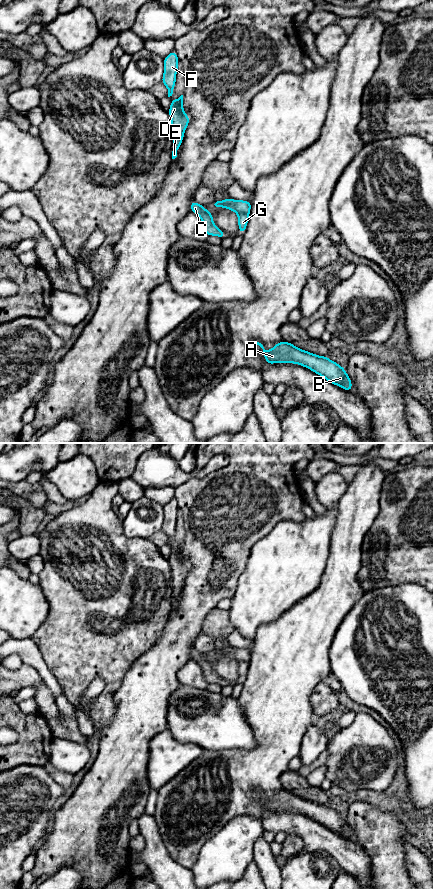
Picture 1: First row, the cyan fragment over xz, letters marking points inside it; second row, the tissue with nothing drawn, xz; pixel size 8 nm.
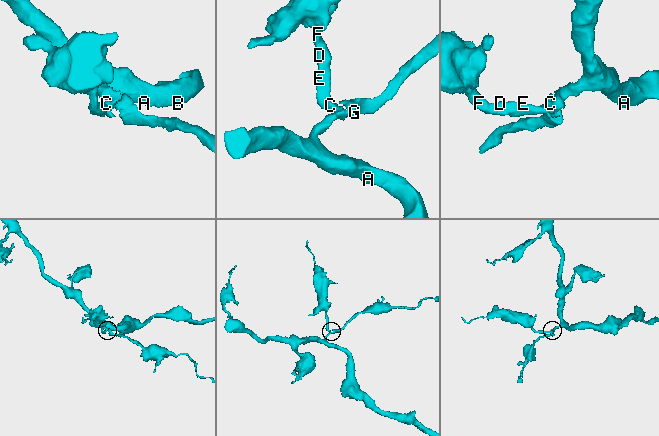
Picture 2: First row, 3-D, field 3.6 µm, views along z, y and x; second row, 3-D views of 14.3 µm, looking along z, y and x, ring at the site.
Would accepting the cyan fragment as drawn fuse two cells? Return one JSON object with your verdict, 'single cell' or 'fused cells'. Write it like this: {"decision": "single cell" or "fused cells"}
{"decision": "single cell"}

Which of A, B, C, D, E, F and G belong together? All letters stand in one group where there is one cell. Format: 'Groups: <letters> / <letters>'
Groups: A B C D E F G

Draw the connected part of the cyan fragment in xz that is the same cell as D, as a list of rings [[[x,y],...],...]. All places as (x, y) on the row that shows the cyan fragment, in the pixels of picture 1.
[[[181,95],[177,100],[171,100],[171,106],[168,111],[172,125],[172,159],[177,157],[177,151],[181,146],[185,129],[188,127],[188,123],[190,121],[189,116],[183,110],[182,103],[183,95]]]

